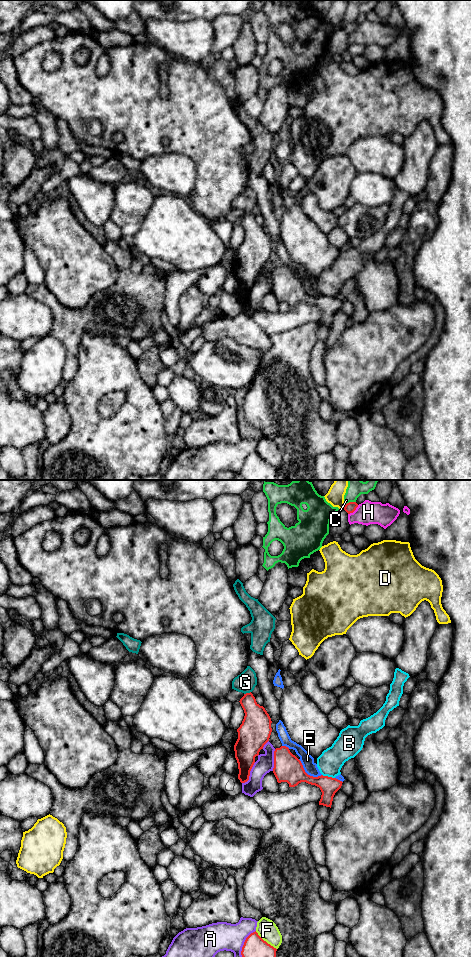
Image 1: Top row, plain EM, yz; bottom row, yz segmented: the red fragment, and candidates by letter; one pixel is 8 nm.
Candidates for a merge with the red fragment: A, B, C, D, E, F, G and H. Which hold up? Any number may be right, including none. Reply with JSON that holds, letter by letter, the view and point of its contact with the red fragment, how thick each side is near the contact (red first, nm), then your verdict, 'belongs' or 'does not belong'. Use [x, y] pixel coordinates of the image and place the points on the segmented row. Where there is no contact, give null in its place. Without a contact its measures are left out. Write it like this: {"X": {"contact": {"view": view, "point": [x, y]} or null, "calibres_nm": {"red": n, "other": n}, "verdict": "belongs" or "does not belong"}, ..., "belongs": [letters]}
{"A": {"contact": {"view": "yz", "point": [244, 943]}, "calibres_nm": {"red": 180, "other": 240}, "verdict": "does not belong"}, "B": {"contact": {"view": "yz", "point": [328, 777]}, "calibres_nm": {"red": 150, "other": 200}, "verdict": "does not belong"}, "C": {"contact": {"view": "yz", "point": [350, 502]}, "calibres_nm": {"red": 90, "other": 140}, "verdict": "does not belong"}, "D": {"contact": {"view": "yz", "point": [344, 507]}, "calibres_nm": {"red": 90, "other": 140}, "verdict": "does not belong"}, "E": {"contact": {"view": "yz", "point": [306, 773]}, "calibres_nm": {"red": 220, "other": 100}, "verdict": "does not belong"}, "F": {"contact": {"view": "yz", "point": [265, 941]}, "calibres_nm": {"red": 180, "other": 160}, "verdict": "does not belong"}, "G": {"contact": {"view": "yz", "point": [247, 693]}, "calibres_nm": {"red": 220, "other": 160}, "verdict": "does not belong"}, "H": {"contact": {"view": "yz", "point": [353, 511]}, "calibres_nm": {"red": 90, "other": 180}, "verdict": "does not belong"}, "belongs": []}

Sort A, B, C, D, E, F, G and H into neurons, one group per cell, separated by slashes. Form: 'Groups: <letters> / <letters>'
Groups: A / B / C / D / E / F / G / H

